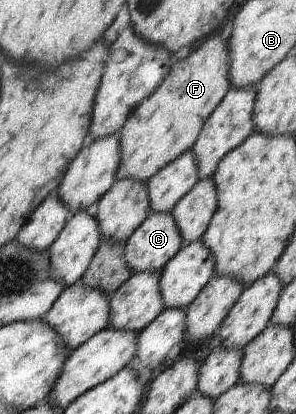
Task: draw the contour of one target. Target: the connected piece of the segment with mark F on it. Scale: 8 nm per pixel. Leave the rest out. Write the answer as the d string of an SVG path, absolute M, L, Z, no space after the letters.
M226 33L223 38L215 34L193 50L187 58L165 76L163 84L143 100L120 129L121 162L116 180L131 178L147 182L175 158L184 155L194 144L215 108L230 90L228 80L229 54Z

